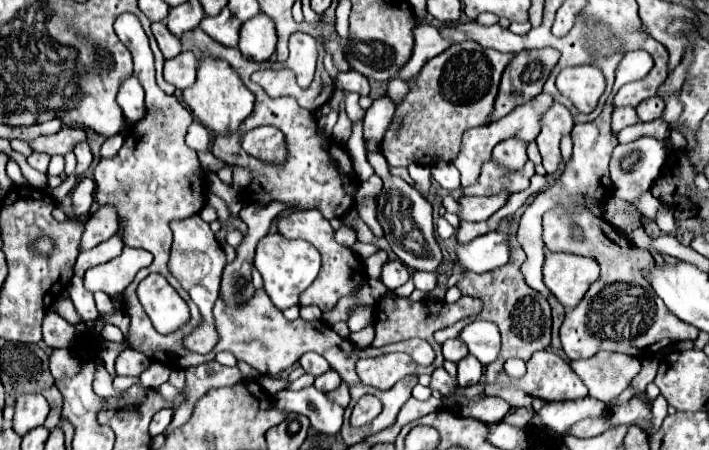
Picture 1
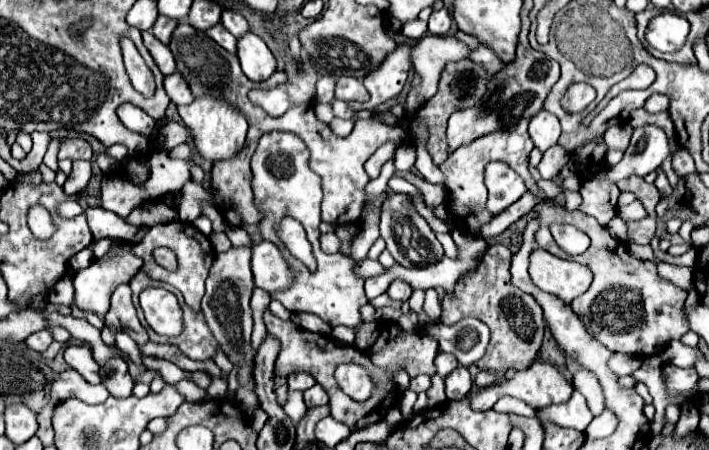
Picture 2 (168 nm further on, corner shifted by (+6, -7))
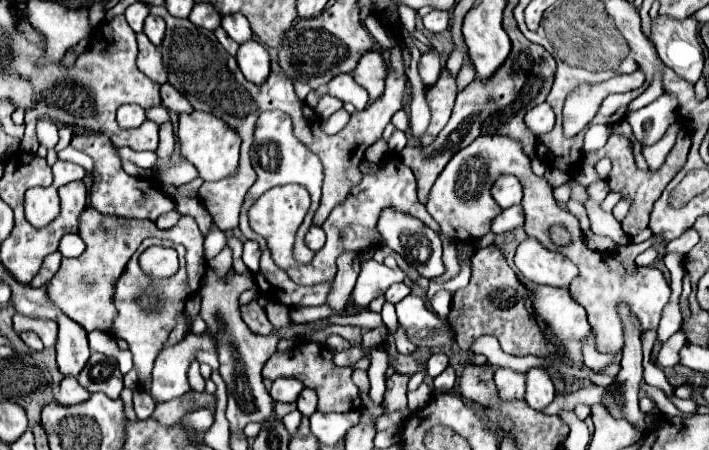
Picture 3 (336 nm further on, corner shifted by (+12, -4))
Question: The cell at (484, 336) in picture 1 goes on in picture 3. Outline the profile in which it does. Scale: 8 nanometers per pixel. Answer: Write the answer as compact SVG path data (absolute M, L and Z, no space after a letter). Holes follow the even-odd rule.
M410 294L404 300L400 300L396 304L396 312L398 322L404 326L410 342L418 348L444 348L450 346L456 338L450 324L436 316L432 310L428 310L426 302L416 294Z

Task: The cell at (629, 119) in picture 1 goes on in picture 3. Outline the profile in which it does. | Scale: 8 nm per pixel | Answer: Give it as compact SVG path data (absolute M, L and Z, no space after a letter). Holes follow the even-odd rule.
M685 129L680 130L678 134L678 140L672 148L672 152L668 154L668 158L664 160L664 164L660 166L658 172L652 172L652 170L638 170L636 164L634 164L634 156L632 156L632 142L630 138L622 136L622 134L612 134L606 142L604 148L596 150L596 152L586 152L584 154L584 162L588 164L596 164L602 156L608 156L612 160L612 170L608 174L608 184L614 192L620 192L624 198L630 198L632 200L632 208L630 208L630 214L622 220L622 230L626 234L638 234L640 230L644 230L648 226L648 216L652 212L652 204L658 200L658 196L662 194L662 190L666 188L666 184L676 176L676 172L684 166L686 162L686 156L690 151L691 140L690 135Z

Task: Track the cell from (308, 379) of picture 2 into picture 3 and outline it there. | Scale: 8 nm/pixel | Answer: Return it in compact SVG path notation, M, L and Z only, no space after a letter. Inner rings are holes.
M278 378L272 382L272 388L270 388L270 396L276 400L276 402L296 402L298 394L302 392L302 382L296 380L296 378Z

